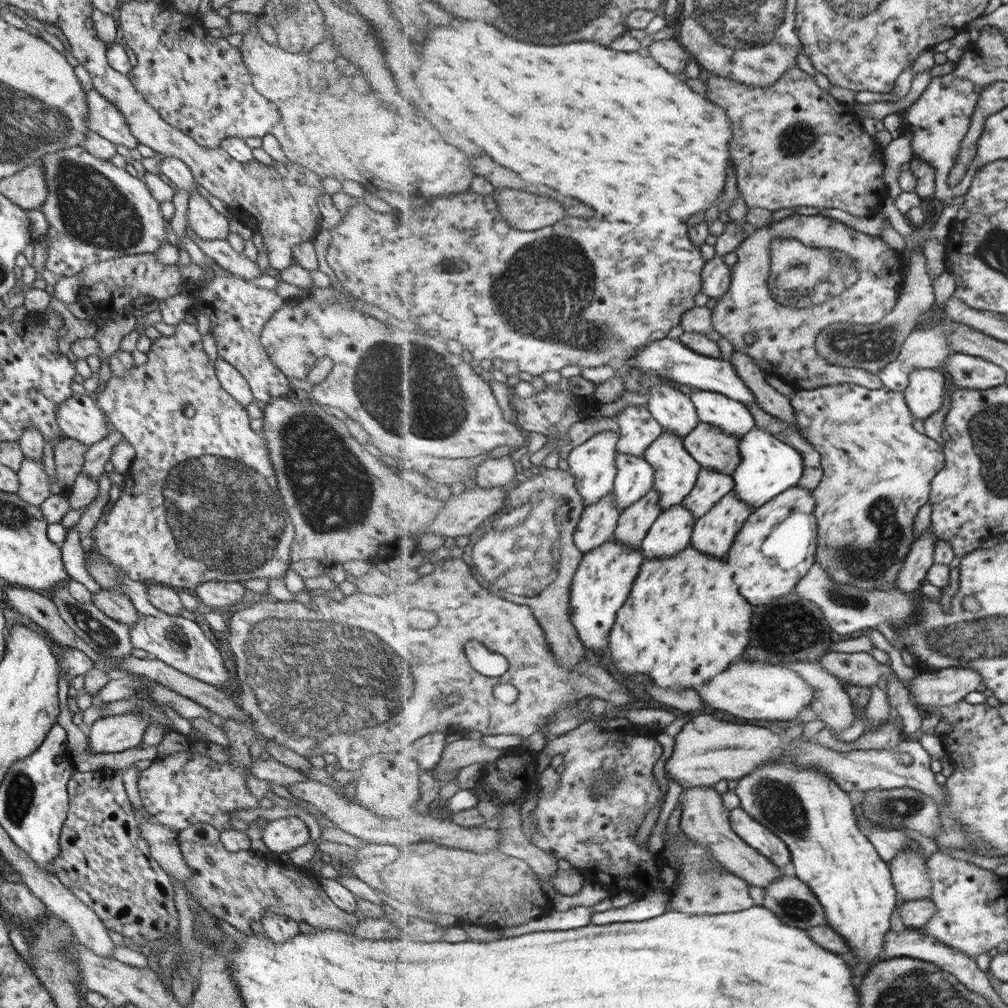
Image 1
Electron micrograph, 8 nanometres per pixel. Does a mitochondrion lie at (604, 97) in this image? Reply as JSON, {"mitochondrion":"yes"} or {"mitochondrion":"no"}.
{"mitochondrion":"no"}

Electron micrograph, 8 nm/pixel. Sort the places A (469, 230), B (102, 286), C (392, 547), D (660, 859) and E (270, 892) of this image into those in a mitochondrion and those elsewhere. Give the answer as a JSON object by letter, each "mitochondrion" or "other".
{"A":"mitochondrion","B":"other","C":"other","D":"other","E":"mitochondrion"}

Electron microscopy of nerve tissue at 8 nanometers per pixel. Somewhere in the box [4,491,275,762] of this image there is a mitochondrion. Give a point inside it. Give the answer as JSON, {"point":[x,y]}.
{"point":[97,630]}

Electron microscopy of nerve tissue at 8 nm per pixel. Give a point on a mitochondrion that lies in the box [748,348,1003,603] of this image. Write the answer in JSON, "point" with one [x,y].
{"point":[867,565]}

